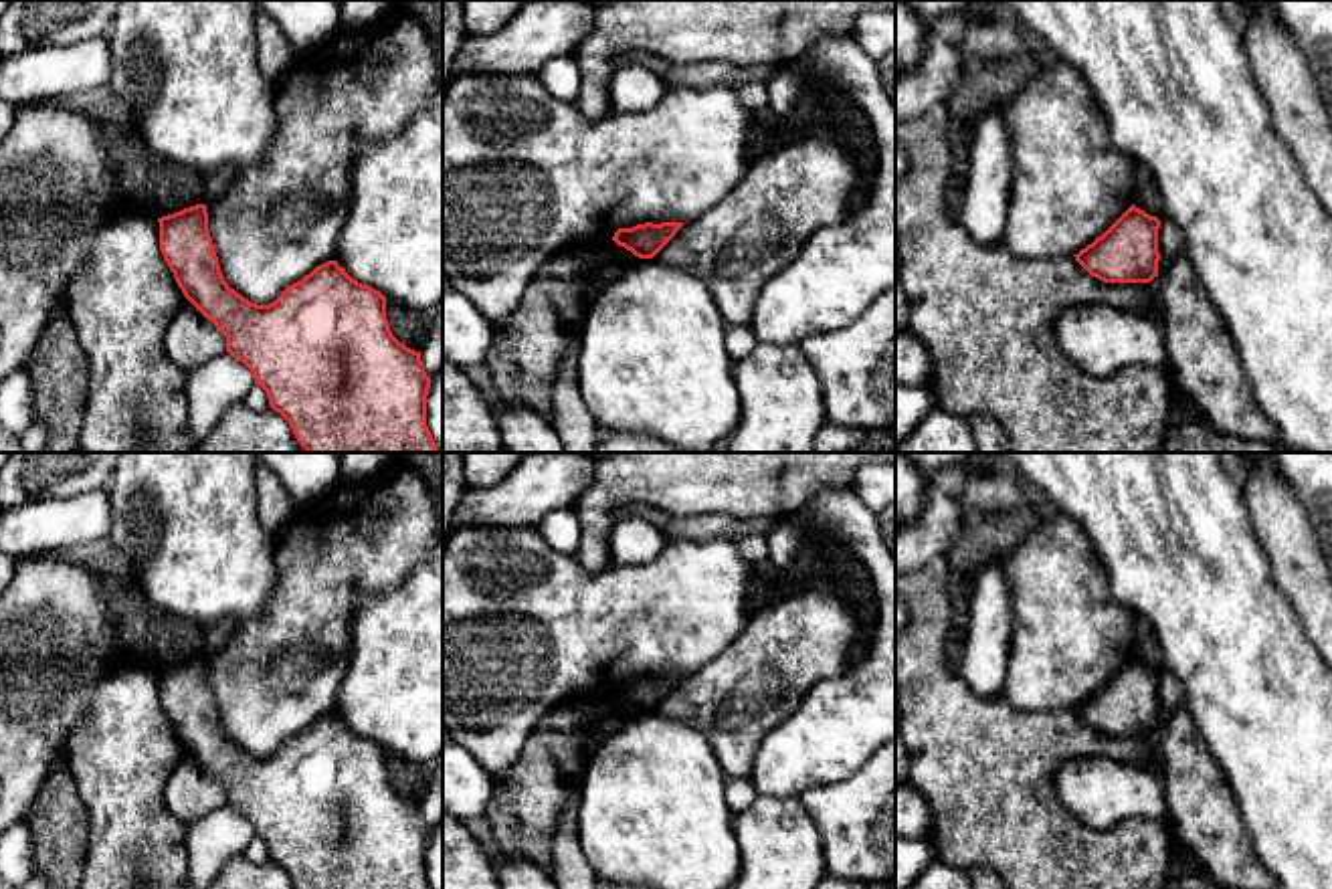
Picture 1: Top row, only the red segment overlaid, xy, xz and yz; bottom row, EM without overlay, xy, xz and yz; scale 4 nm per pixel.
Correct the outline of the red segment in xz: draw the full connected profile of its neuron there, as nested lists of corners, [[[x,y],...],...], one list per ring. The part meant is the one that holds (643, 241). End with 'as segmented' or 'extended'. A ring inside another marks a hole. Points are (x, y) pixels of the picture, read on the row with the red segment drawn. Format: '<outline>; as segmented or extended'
[[[645,222],[633,228],[619,228],[612,240],[639,259],[653,259],[683,226],[683,222]]]; as segmented

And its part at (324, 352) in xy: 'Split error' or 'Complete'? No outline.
Complete

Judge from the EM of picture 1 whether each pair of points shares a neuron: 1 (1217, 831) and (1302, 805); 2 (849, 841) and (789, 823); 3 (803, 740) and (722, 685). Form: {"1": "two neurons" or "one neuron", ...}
{"1": "two neurons", "2": "two neurons", "3": "two neurons"}

